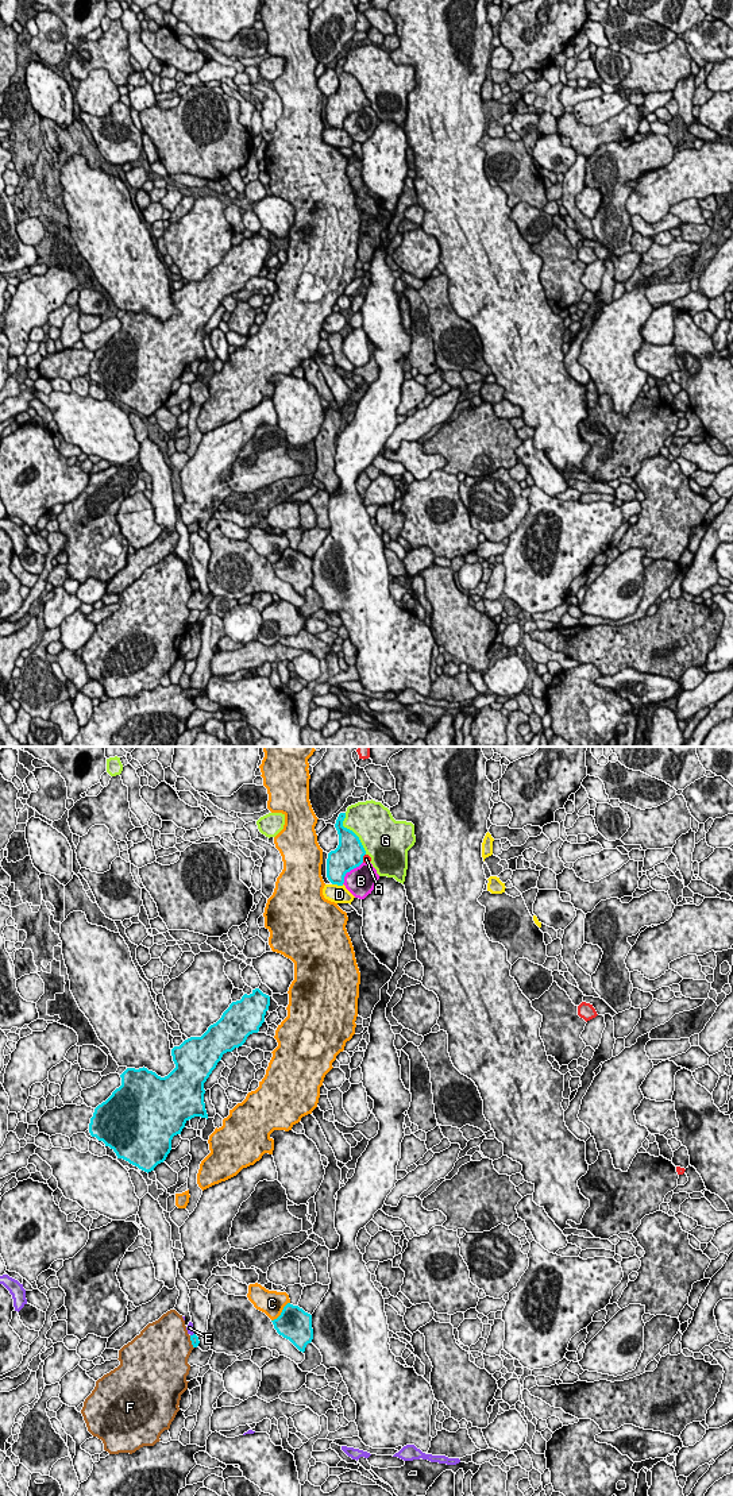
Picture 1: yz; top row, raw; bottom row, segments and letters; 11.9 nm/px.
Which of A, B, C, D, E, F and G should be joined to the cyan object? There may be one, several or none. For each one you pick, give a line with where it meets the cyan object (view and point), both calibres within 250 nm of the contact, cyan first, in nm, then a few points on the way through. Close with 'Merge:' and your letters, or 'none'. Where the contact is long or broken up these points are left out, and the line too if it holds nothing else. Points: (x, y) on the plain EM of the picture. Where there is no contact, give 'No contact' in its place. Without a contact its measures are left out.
Merge: none

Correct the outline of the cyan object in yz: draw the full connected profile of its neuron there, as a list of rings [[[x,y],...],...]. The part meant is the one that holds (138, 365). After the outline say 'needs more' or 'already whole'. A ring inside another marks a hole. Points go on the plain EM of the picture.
[[[259,232],[240,244],[232,246],[221,262],[211,269],[201,281],[190,281],[171,293],[175,312],[165,321],[147,312],[127,312],[121,319],[121,329],[94,352],[89,377],[117,400],[144,416],[151,416],[163,406],[171,394],[171,383],[181,378],[185,367],[201,360],[208,363],[204,347],[204,327],[221,304],[223,298],[242,290],[247,281],[258,277],[265,266],[270,240]]]; already whole

